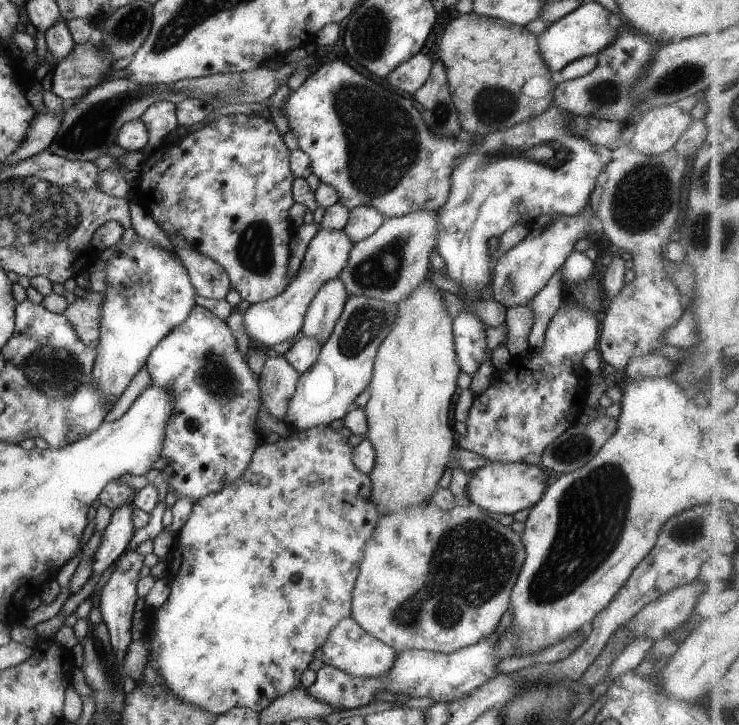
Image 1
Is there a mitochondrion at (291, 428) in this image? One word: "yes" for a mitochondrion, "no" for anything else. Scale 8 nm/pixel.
no

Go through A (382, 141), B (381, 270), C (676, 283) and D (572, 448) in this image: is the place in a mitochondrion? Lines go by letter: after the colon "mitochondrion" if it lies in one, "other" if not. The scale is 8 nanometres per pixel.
A: mitochondrion
B: mitochondrion
C: other
D: mitochondrion

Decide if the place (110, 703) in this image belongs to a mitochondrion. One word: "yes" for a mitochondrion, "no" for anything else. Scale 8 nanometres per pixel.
yes

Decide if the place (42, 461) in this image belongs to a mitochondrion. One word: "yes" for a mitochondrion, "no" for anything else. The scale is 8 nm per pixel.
no

